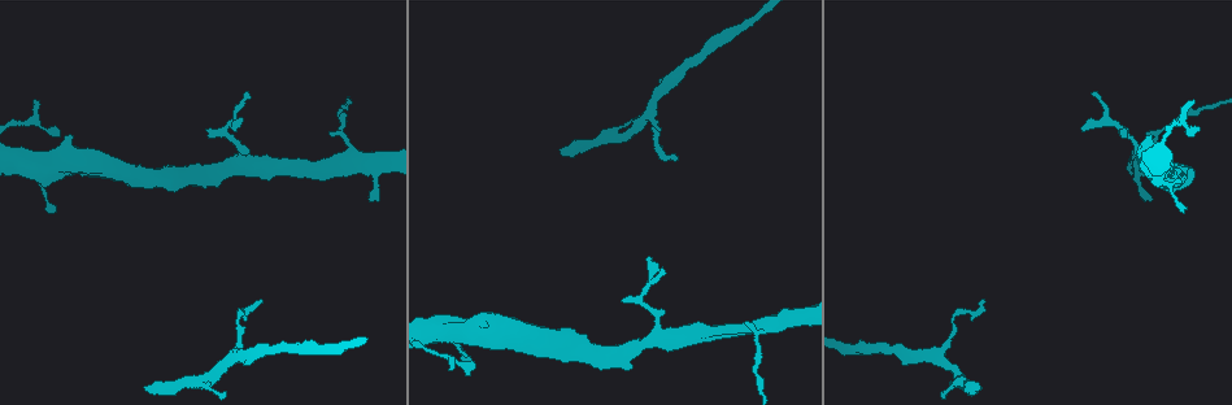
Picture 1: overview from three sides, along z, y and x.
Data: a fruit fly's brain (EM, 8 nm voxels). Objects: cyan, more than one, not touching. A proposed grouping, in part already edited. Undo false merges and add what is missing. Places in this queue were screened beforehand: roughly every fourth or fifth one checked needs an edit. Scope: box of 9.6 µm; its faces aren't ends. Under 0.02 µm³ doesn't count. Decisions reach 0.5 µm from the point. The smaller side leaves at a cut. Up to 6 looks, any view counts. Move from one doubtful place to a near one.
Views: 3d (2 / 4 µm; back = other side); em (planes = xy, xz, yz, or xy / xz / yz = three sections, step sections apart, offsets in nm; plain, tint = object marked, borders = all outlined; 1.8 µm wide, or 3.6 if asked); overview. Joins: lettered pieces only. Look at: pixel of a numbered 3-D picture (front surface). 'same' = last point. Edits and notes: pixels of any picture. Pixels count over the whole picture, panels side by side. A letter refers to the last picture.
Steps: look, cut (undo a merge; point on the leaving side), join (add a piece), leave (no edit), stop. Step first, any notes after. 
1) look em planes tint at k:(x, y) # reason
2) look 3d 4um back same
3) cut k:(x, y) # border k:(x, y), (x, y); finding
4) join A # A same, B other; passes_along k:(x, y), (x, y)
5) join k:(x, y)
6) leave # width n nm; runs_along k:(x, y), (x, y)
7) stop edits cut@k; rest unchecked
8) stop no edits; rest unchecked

look em yz step 16 tint at 1:(53, 207) # thin end

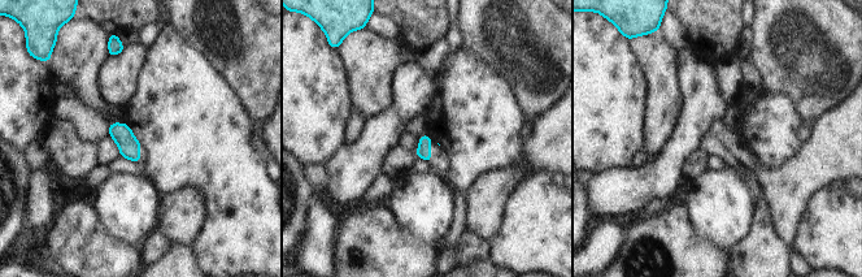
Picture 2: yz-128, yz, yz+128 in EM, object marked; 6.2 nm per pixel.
look em planes borders same # cut it another way

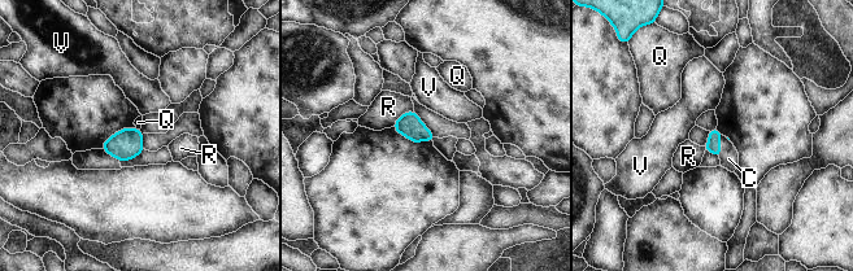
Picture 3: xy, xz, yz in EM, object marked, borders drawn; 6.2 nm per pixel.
join 3:(729, 158) # C same, Q other, R other, V other; passes_along 3:(713, 144), (719, 147), (729, 158); it goes on there

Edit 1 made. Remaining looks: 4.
look em planes borders at 1:(976, 388) # branch stops here

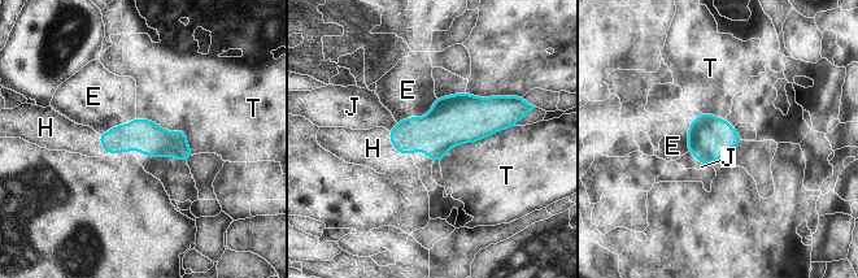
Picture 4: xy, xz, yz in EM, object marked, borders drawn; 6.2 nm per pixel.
join 4:(373, 148) # width 200 nm; E other, H same, J other, T other; passes_along 4:(430, 134), (391, 140), (373, 148); the neuron continues

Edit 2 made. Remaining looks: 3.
look em xy step 4 tint at 1:(1150, 201)

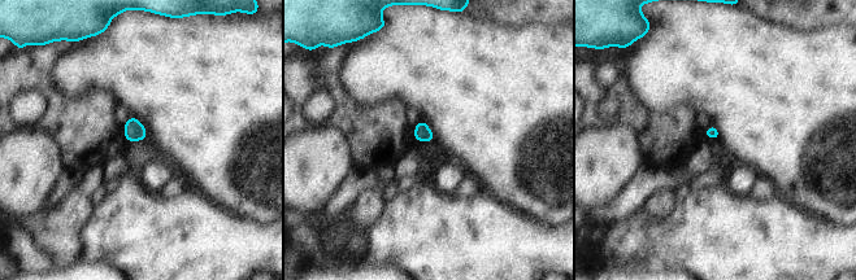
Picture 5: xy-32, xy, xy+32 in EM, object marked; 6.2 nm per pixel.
look em planes borders same

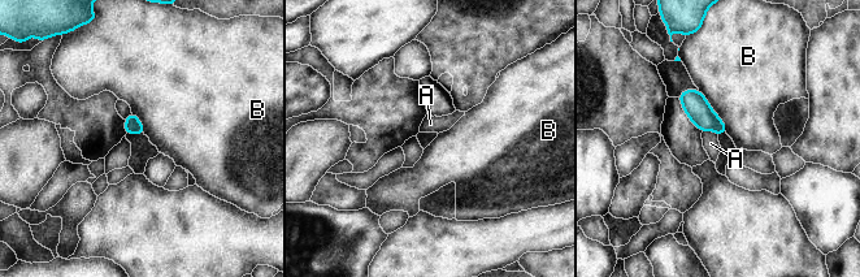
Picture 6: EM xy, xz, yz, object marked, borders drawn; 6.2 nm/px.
leave # A other, B other; border 6:(699, 90), (725, 125), (726, 131); none of them fits

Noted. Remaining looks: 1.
stop edits join@3, join@4; rest unchecked

